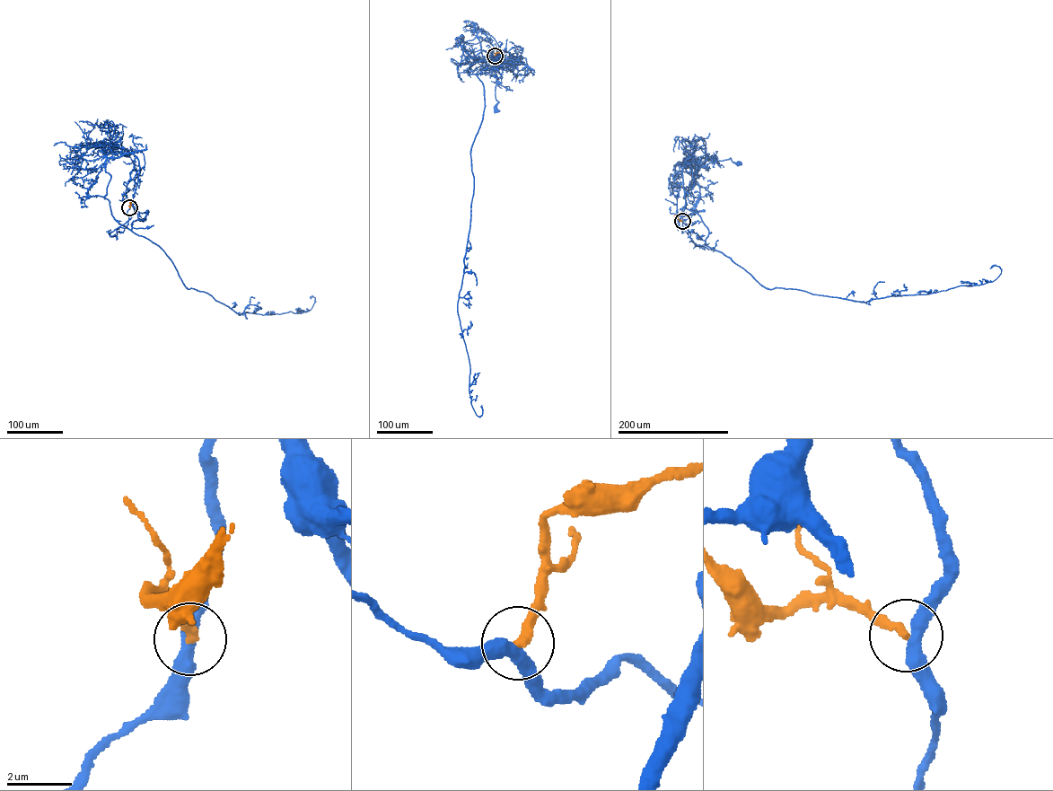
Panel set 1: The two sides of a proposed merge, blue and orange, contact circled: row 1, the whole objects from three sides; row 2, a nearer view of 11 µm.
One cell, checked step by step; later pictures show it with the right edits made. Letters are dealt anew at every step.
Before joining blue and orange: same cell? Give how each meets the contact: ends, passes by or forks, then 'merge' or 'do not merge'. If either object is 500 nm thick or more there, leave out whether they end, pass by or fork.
blue passes by; orange ends; do not merge

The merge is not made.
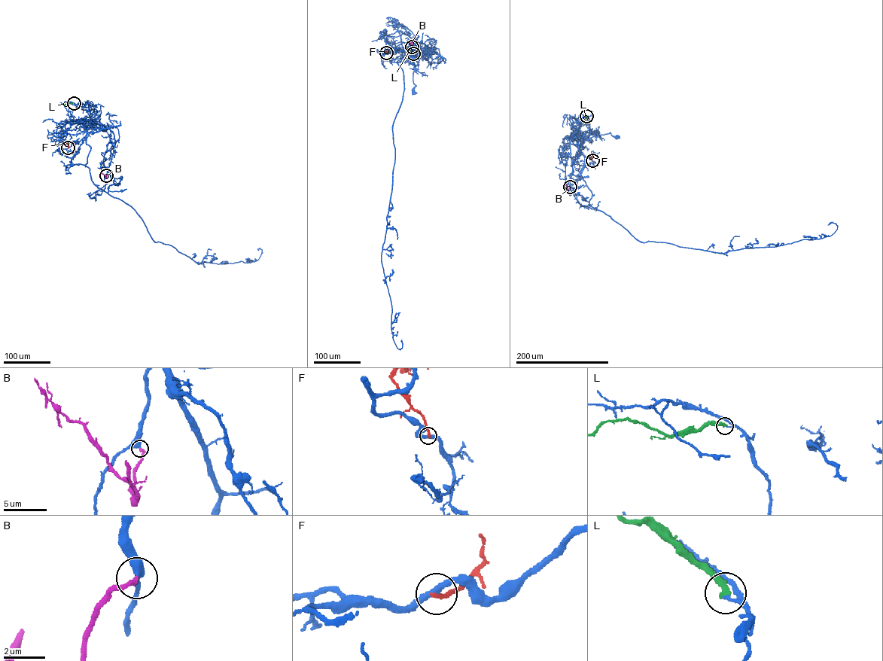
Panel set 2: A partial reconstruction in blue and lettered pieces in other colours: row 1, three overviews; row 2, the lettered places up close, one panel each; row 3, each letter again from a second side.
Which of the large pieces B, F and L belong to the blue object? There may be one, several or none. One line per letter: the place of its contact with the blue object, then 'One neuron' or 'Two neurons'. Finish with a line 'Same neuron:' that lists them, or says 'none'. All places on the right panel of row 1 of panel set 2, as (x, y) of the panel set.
B: Touches blue at (570, 187). One neuron
F: Touches blue at (592, 160). Two neurons
L: Touches blue at (586, 116). Two neurons
Same neuron: B

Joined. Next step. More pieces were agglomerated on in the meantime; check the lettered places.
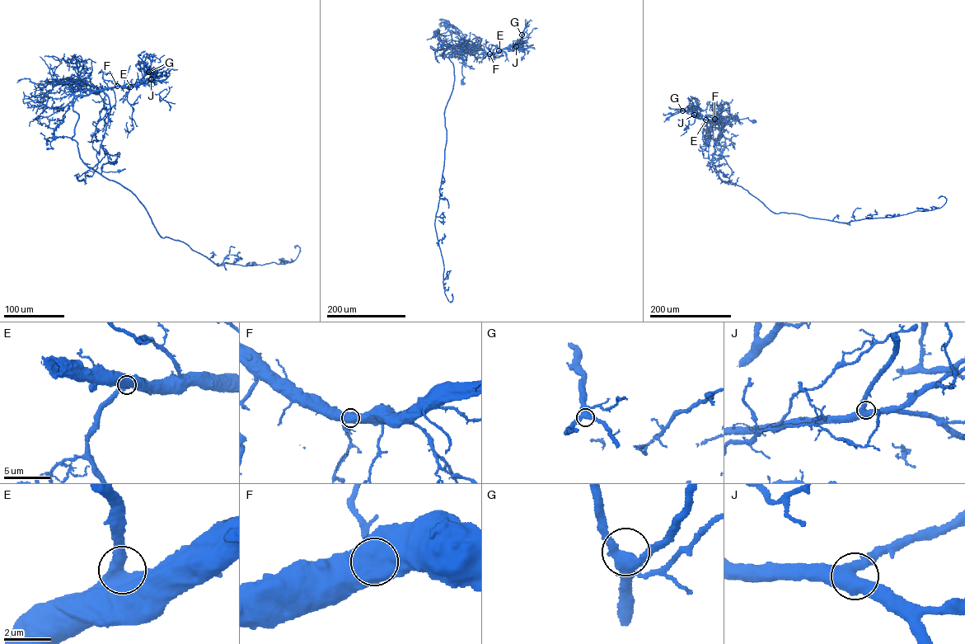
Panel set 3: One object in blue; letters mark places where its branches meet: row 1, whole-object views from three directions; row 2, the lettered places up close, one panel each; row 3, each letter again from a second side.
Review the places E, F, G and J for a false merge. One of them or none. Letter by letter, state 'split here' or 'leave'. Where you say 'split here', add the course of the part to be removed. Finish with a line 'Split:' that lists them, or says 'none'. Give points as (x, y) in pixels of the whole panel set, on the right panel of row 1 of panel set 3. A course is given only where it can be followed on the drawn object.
E: leave
F: leave
G: leave
J: leave
Split: none

